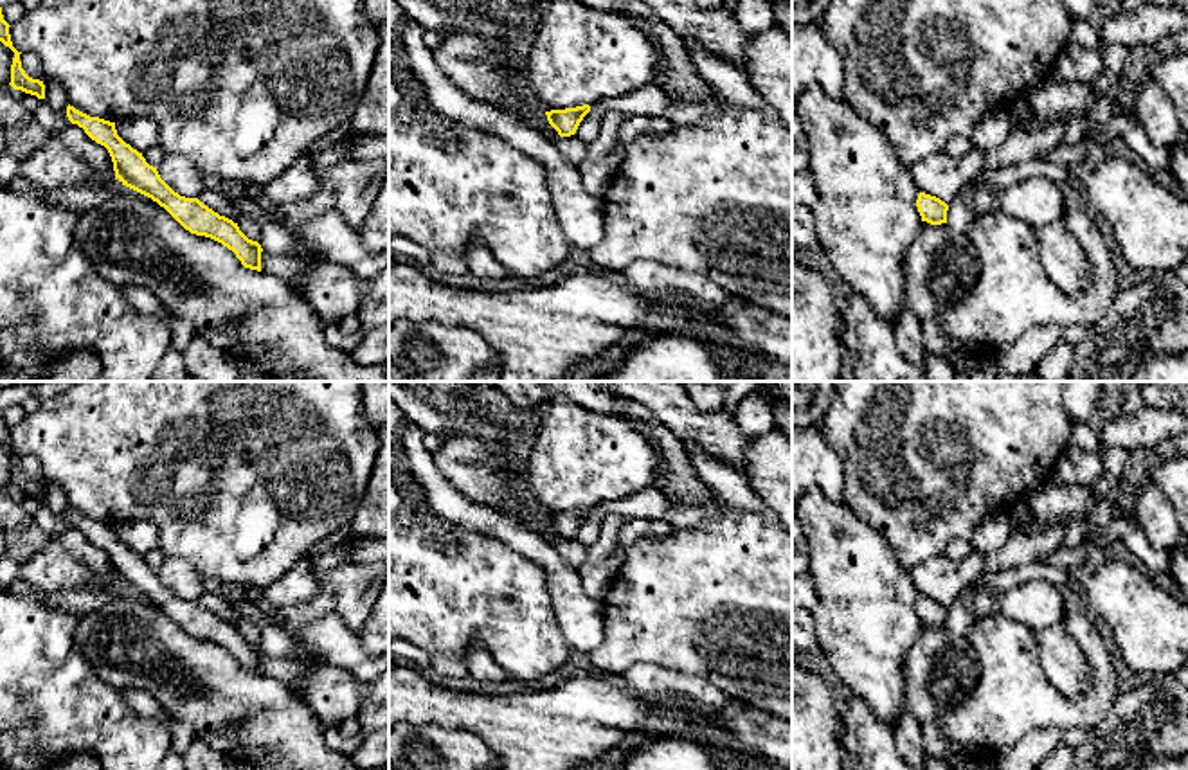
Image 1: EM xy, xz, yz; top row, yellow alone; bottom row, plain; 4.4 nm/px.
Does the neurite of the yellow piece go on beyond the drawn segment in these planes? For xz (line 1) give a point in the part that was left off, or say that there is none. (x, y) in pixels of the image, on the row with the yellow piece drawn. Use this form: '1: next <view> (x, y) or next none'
1: next none

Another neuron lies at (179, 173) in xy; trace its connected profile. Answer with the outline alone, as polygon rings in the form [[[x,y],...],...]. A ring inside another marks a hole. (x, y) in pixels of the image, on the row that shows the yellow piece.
[[[166,155],[157,171],[160,178],[180,196],[200,198],[200,194],[207,189],[207,182],[202,173],[180,155]]]

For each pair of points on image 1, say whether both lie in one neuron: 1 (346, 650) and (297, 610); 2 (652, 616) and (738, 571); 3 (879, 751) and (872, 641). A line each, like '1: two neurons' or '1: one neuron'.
1: two neurons
2: one neuron
3: two neurons

